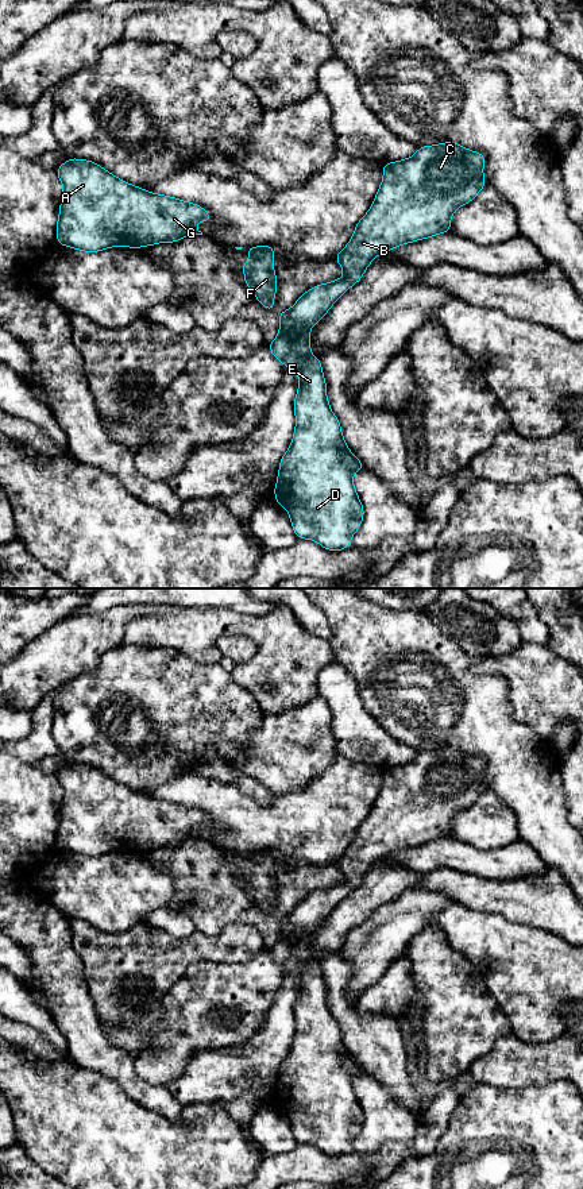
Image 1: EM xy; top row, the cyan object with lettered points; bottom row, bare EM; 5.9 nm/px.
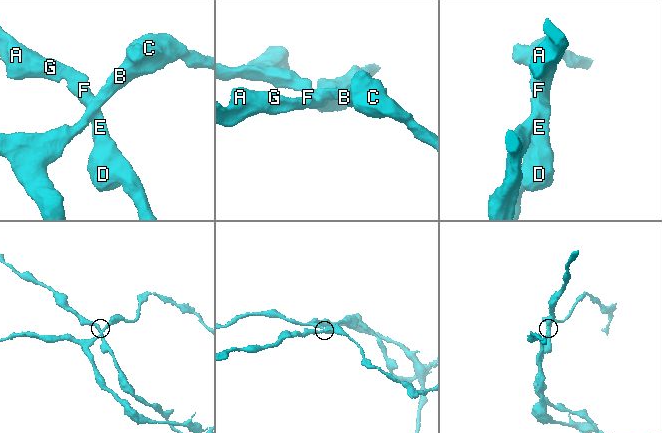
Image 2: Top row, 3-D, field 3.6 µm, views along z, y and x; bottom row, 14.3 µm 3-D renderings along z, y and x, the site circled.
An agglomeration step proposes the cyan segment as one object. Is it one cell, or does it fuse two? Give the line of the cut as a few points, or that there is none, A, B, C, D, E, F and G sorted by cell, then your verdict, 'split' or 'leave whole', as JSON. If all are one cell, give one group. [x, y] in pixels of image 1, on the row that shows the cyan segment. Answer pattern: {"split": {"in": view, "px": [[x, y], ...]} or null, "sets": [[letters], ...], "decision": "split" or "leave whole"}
{"split": {"in": "xy", "px": [[280, 328], [288, 329], [292, 334], [292, 351], [282, 362]]}, "sets": [["A", "D", "E", "F", "G"], ["B", "C"]], "decision": "split"}

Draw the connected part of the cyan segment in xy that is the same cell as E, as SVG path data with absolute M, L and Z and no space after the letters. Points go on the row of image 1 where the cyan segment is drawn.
M287 310L279 314L279 329L293 333L293 350L283 364L298 372L298 391L293 401L296 429L292 444L279 462L275 501L287 510L298 538L317 541L328 551L341 551L350 547L363 521L364 510L352 476L364 466L351 453L340 422L331 410L321 362L310 352L310 329L294 323Z

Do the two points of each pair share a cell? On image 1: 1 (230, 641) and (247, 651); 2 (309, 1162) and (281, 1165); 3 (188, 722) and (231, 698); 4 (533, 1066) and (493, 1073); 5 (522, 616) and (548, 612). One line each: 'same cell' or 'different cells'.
1: same cell
2: same cell
3: same cell
4: same cell
5: different cells

